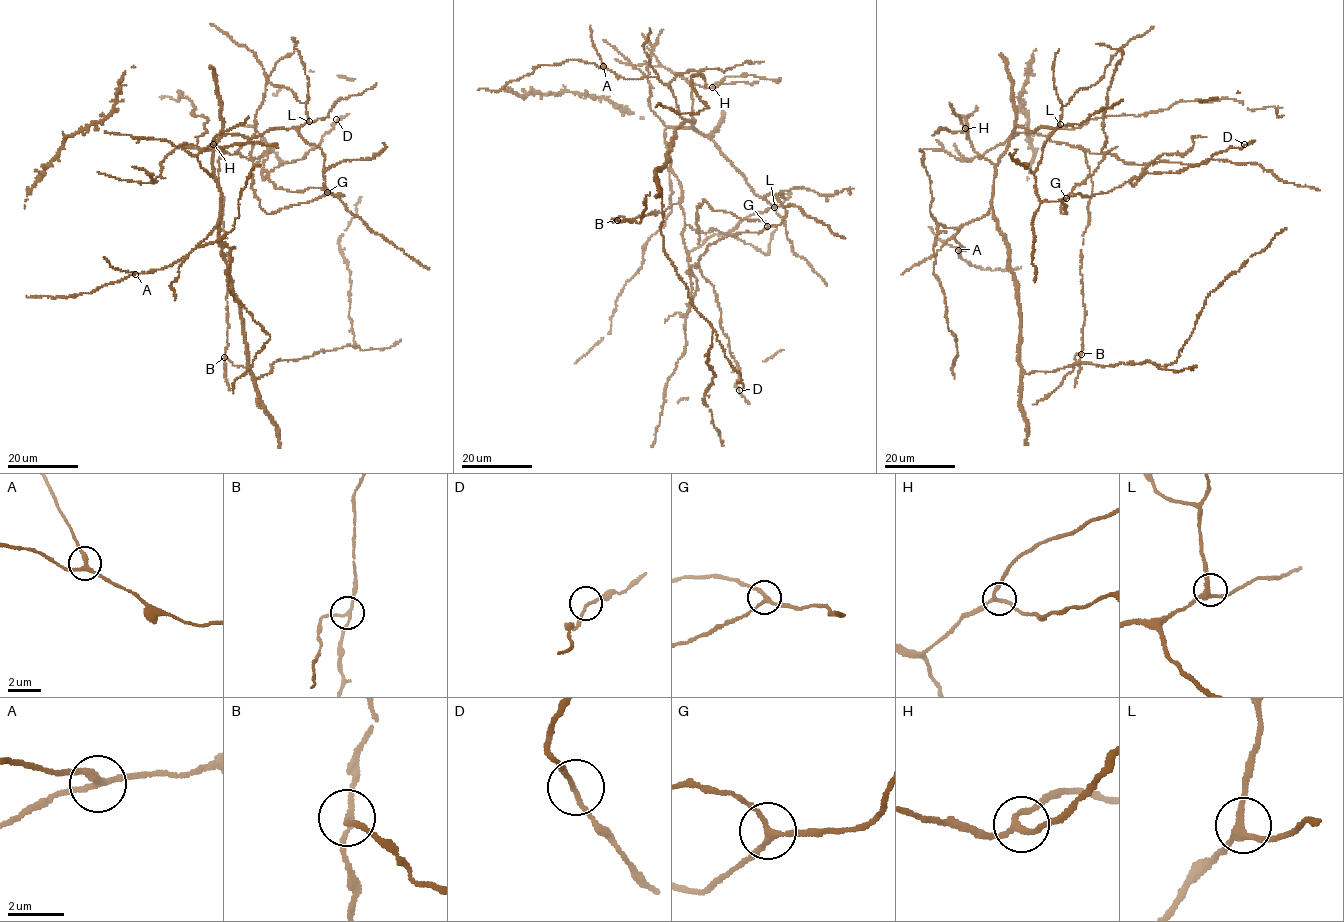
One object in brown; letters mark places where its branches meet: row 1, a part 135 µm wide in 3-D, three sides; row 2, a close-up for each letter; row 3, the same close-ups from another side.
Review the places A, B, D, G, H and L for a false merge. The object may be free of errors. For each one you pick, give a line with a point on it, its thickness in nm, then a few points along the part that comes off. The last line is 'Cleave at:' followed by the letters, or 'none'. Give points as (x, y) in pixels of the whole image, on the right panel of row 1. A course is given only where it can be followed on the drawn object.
B: at (1081, 354); 140 nm thick; foreign part runs (1080, 353), (1075, 355), (1073, 369), (1061, 385), (1033, 405)
Cleave at: B

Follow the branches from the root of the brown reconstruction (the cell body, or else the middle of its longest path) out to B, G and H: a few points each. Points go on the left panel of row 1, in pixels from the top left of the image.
B: (220, 195), (212, 151), (182, 146), (223, 151), (218, 178), (230, 272), (224, 356)
G: (220, 195), (215, 142), (283, 127), (296, 129), (321, 150), (326, 189), (343, 195), (327, 192)
H: (220, 195), (218, 181), (201, 167), (197, 156), (213, 144)

